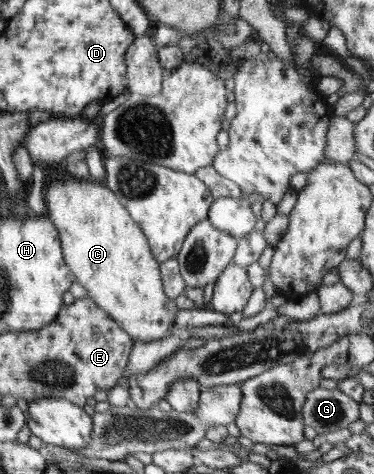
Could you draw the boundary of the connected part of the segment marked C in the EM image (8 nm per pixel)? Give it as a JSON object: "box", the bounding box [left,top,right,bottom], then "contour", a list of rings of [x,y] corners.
{"box":[45,172,178,342],"contour":[[[61,172],[61,178],[59,180],[53,180],[49,186],[47,186],[47,196],[45,197],[46,202],[46,215],[50,218],[59,233],[61,241],[62,254],[67,264],[67,267],[74,274],[74,280],[79,282],[81,286],[87,289],[88,297],[99,307],[102,308],[129,336],[133,339],[142,340],[143,342],[151,342],[153,340],[163,340],[167,338],[175,329],[175,317],[178,313],[175,299],[169,298],[165,294],[161,273],[160,264],[155,261],[148,244],[147,237],[144,232],[137,226],[137,223],[132,219],[130,212],[123,206],[115,193],[111,191],[103,183],[88,182],[86,179],[77,179],[71,177],[67,172]]]}

